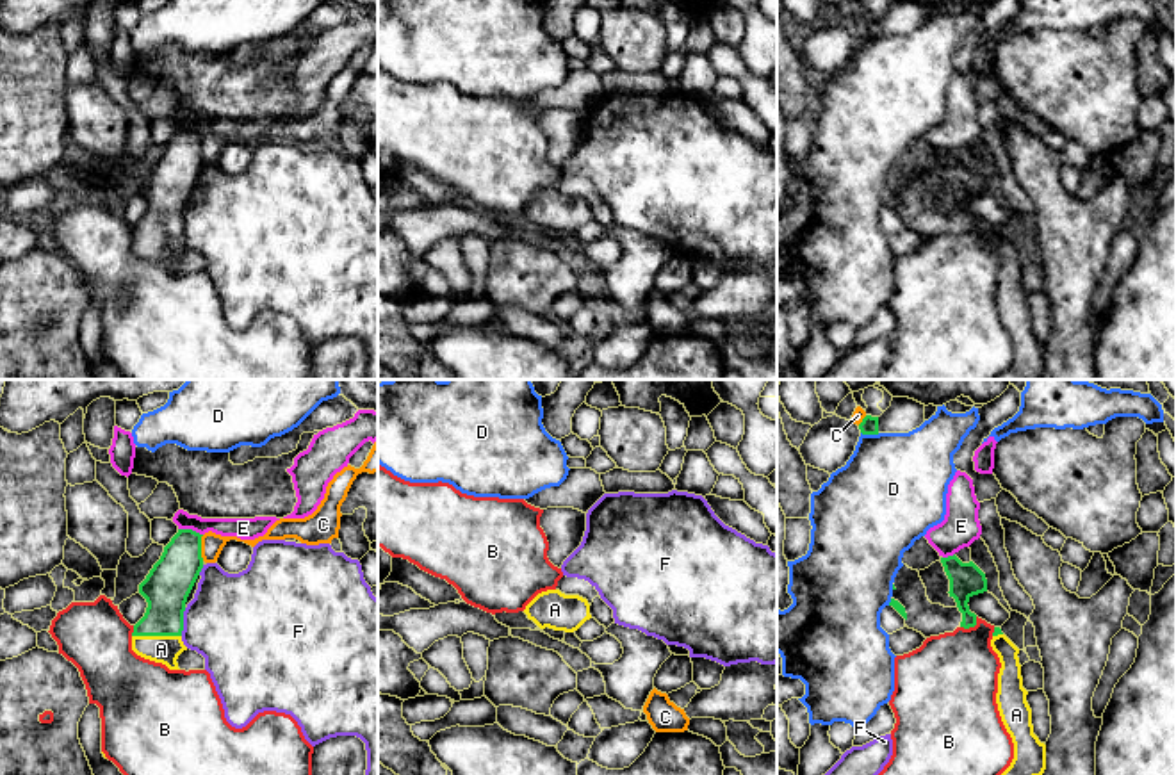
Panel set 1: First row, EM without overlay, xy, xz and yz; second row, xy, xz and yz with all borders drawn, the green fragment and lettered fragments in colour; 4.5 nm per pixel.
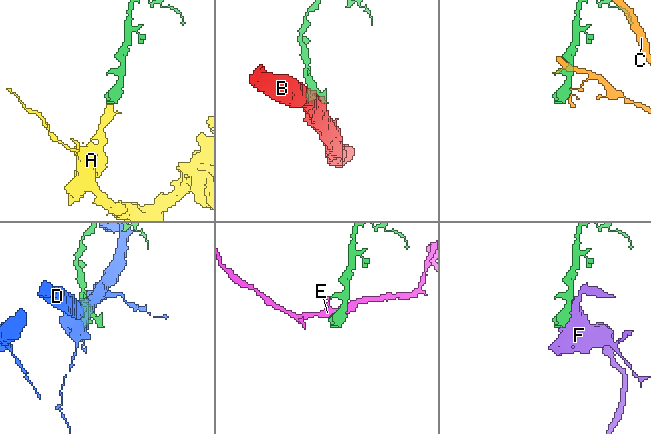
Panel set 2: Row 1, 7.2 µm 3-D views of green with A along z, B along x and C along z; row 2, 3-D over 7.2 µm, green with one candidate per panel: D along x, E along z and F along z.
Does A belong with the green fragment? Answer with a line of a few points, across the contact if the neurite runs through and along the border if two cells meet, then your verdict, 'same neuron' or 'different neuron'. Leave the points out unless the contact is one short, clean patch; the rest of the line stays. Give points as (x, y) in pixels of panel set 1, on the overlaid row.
line xy (168, 585), (164, 620), (157, 635), (161, 649); same neuron

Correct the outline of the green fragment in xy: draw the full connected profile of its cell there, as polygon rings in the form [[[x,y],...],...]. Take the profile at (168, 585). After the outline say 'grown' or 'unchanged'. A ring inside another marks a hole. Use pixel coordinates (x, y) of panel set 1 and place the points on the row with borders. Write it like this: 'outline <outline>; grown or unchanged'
outline [[[178,529],[139,584],[139,593],[146,599],[148,608],[134,625],[132,650],[169,670],[180,670],[176,659],[187,650],[182,641],[184,611],[203,568],[201,536],[192,529]]]; grown

